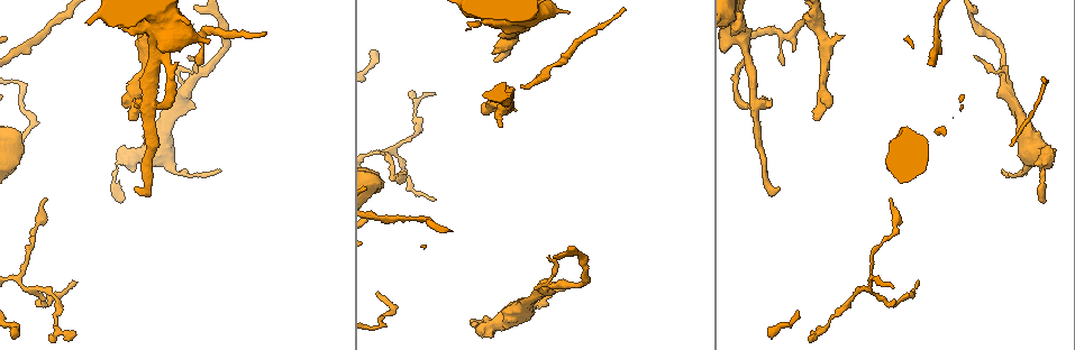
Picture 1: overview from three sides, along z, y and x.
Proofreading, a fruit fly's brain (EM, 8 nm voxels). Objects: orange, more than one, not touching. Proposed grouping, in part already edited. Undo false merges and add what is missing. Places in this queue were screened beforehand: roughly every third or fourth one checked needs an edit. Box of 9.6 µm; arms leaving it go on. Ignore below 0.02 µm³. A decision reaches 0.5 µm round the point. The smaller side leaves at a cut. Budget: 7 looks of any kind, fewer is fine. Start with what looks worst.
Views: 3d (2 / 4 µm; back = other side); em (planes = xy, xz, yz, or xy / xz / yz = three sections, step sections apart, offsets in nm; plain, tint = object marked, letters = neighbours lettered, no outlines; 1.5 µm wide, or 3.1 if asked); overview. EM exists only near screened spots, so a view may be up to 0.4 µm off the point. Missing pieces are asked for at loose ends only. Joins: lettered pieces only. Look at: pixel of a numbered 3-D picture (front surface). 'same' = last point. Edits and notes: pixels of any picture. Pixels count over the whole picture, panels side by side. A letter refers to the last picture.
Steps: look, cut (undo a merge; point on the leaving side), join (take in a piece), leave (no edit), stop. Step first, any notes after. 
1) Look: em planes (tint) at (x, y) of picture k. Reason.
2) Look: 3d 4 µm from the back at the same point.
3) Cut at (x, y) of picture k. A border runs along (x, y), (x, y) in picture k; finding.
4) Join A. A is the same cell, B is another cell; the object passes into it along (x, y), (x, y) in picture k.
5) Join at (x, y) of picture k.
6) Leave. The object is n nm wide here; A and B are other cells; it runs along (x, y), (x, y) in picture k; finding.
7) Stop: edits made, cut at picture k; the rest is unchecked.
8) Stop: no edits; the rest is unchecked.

Look: em planes (letters) at (133, 120) of picture 1. Branch stops here.

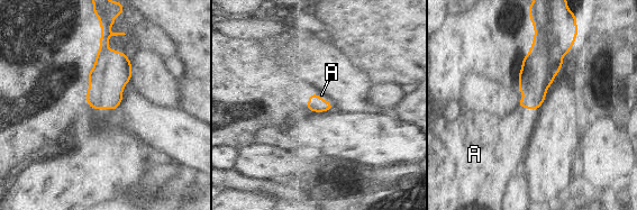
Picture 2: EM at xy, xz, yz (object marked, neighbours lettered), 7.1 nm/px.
Join A. A is the same cell; the object passes into it along (317, 104), (325, 100), (321, 94) in picture 2; the neuron continues.

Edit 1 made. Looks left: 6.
Look: overview. See it whole again.

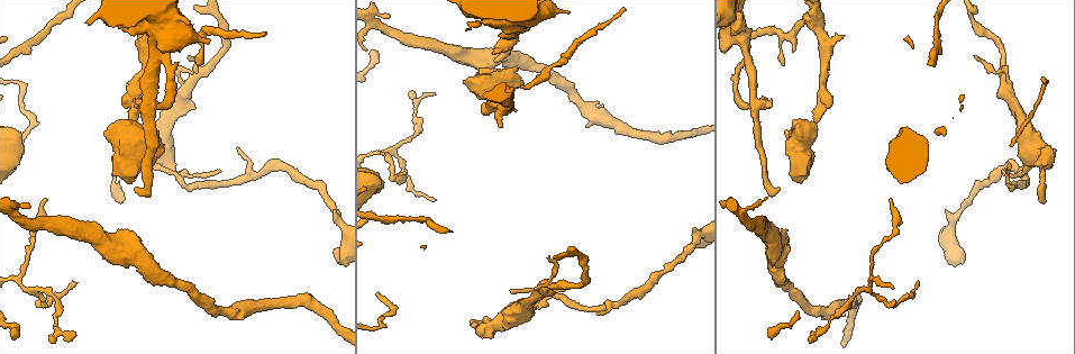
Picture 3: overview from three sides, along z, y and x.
Look: em planes (tint) at (387, 151) of picture 3.

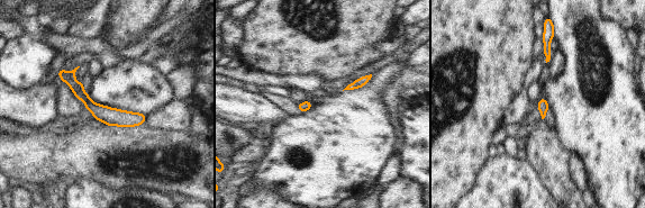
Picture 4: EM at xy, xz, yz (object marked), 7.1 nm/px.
Look: em planes (letters) at the same point.

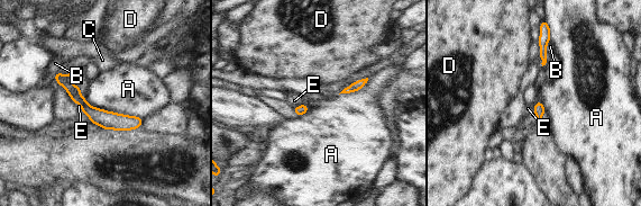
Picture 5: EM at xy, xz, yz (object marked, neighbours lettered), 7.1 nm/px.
Leave. A, B, C, D and E are other cells; all the same neuron.

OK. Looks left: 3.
Look: 3d 2 µm from the back at (756, 103) of picture 3. Touches itself.

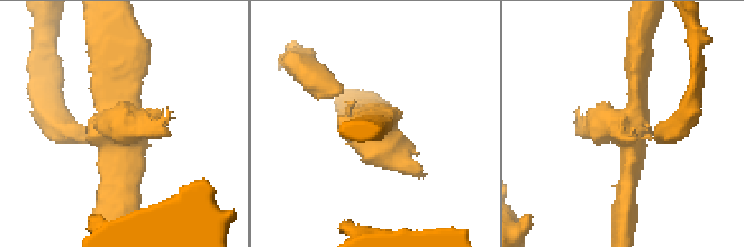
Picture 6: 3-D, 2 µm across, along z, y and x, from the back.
Look: em planes (letters) at (119, 121) of picture 6. Shape alone is not enough.

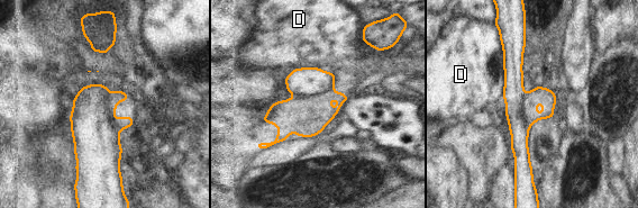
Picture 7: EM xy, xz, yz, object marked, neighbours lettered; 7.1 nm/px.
Cut at (124, 123) of picture 7. D is another cell; a border runs along (111, 93), (108, 112), (119, 130) in picture 7; a second neuron is stuck on.

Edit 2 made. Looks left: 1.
Stop: edits made, join at picture 2, cut at picture 7; the rest is unchecked.

